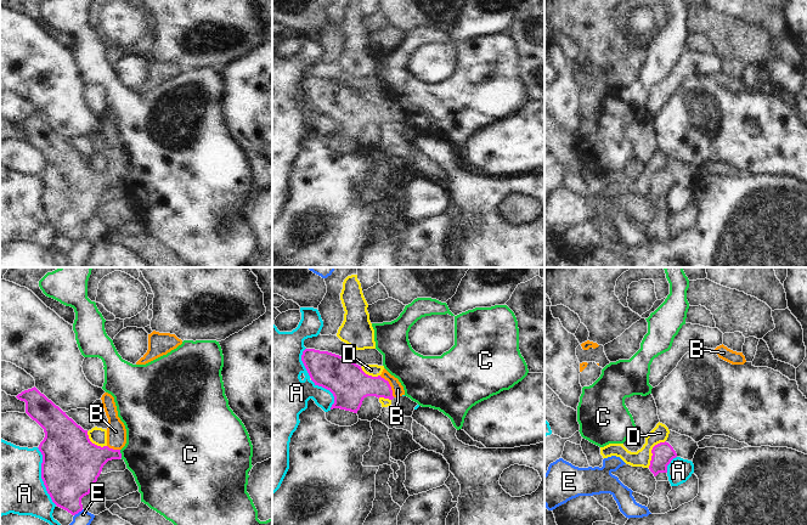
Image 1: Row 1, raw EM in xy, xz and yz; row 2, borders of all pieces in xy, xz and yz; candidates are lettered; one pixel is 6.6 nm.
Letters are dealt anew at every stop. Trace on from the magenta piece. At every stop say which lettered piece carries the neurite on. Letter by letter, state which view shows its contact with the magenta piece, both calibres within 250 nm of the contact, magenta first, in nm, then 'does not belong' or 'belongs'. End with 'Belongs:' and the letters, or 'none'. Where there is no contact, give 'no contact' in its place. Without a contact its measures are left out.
A: contact in xy; calibres 380 and 460 nm; does not belong
B: contact in xz; calibres 240 and 80 nm; belongs
C: contact in xy; calibres 260 and 440 nm; does not belong
D: contact in yz; calibres 140 and 110 nm; does not belong
E: contact in xy; calibres 340 and 100 nm; does not belong
Belongs: B

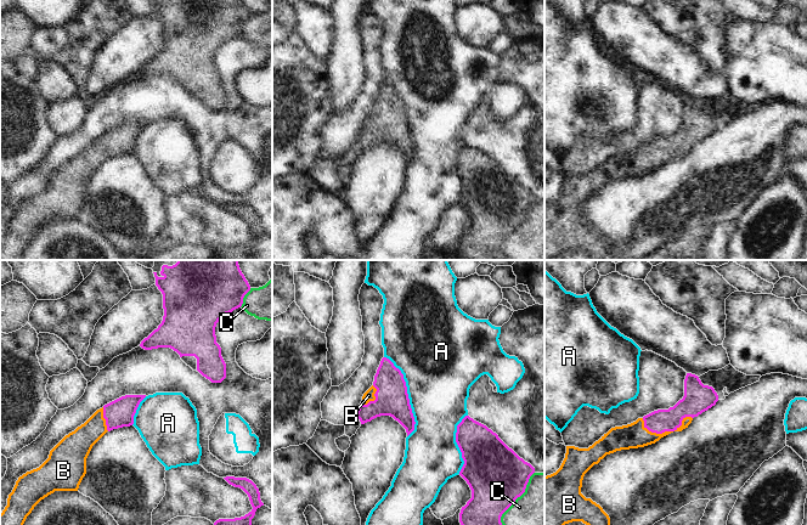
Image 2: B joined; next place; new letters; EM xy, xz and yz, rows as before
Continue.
A: contact in xz; calibres 220 and 440 nm; does not belong
B: contact in yz; calibres 160 and 170 nm; belongs
C: contact in xz; calibres 380 and 300 nm; does not belong
Belongs: B

